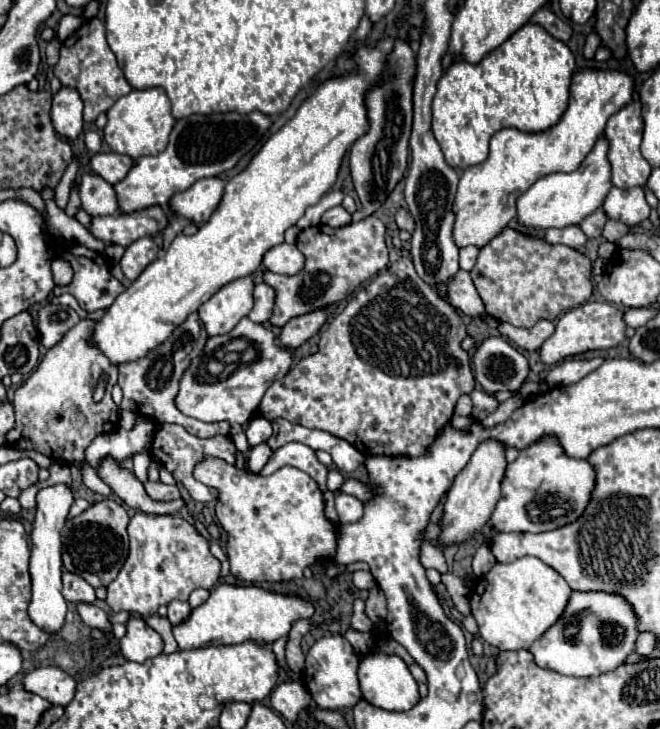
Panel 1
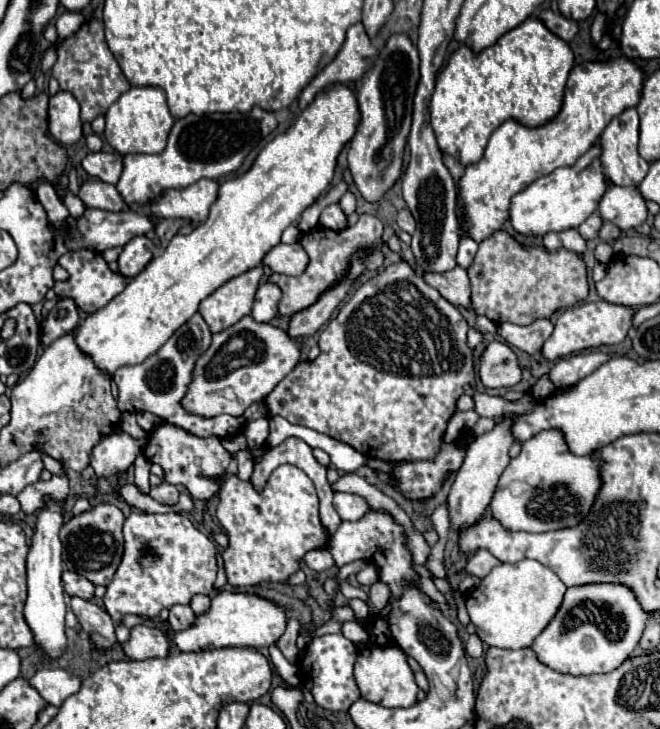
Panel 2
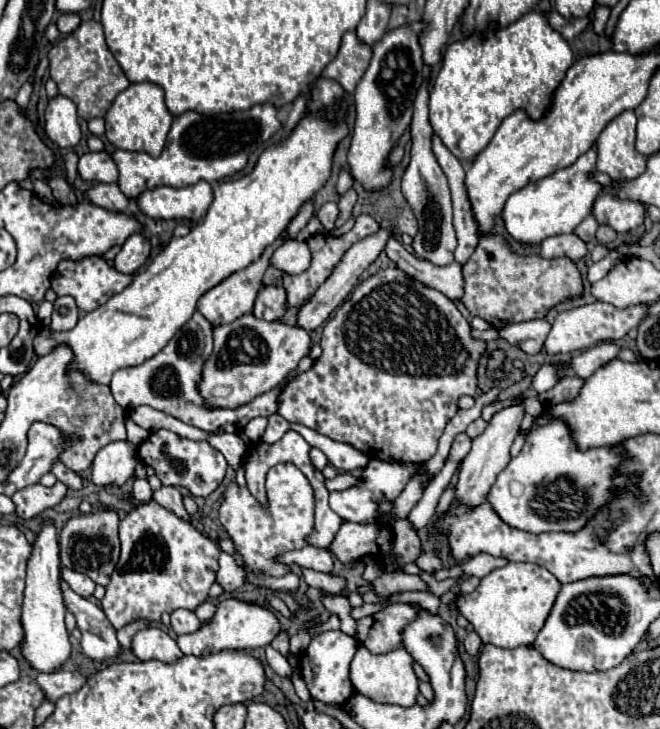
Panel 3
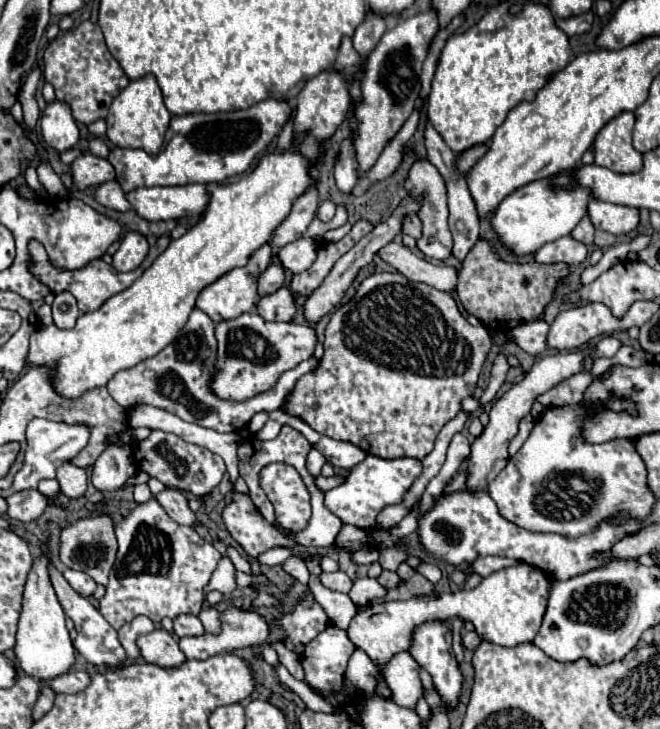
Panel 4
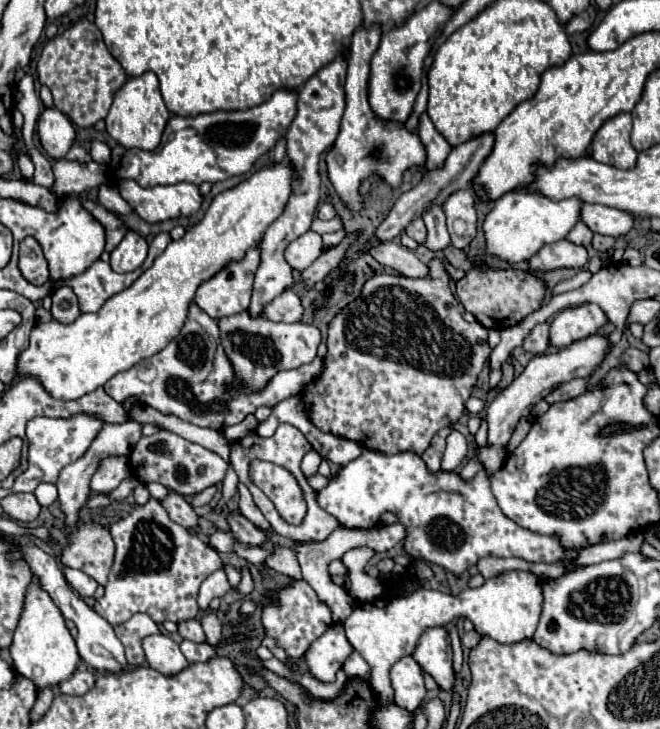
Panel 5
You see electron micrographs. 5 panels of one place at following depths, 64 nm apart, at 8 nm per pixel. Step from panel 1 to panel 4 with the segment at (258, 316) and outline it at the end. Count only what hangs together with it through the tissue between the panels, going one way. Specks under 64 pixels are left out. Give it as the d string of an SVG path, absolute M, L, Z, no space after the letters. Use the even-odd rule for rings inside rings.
M286 286L278 288L272 294L264 294L258 302L256 302L256 312L264 318L264 320L284 320L288 322L294 314L294 298L288 292Z

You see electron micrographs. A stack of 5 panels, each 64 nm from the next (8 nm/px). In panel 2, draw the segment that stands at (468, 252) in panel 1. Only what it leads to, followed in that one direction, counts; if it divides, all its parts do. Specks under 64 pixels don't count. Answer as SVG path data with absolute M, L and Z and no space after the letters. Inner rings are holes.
M462 238L460 248L458 248L458 258L456 258L458 266L468 268L468 266L472 264L472 260L474 260L476 252L478 252L478 244L476 244L474 240L470 240L470 238Z

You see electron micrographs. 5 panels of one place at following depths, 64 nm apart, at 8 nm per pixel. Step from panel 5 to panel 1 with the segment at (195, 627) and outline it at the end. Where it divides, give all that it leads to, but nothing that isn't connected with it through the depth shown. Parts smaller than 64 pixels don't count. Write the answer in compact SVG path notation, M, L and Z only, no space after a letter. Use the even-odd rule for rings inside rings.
M172 600L168 604L168 620L172 624L180 624L188 614L190 614L190 604L188 602L182 602L182 600Z

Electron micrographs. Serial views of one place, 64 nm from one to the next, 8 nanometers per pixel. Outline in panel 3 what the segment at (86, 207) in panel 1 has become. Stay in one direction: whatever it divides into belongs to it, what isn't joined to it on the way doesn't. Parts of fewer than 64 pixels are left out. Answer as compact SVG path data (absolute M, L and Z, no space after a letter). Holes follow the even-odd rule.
M94 184L86 190L86 200L112 212L124 212L128 208L128 198L118 190L116 184Z

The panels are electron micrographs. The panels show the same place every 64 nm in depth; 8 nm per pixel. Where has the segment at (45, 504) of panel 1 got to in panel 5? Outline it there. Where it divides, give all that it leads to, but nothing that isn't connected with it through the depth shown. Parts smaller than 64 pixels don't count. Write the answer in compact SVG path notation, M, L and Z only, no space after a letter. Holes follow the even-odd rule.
M36 576L32 578L28 592L26 592L24 612L22 612L18 628L14 632L14 642L10 646L10 654L12 654L12 664L14 664L16 672L30 678L38 686L38 690L42 690L44 686L58 686L58 682L72 676L72 672L76 670L76 666L80 662L74 638L70 636L70 632L64 624L62 612L58 610L58 606L50 598L50 594L40 586L40 580Z

